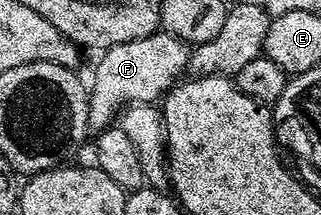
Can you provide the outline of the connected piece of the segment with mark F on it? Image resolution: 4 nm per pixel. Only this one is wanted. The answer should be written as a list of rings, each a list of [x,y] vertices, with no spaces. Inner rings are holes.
[[[160,30],[133,42],[114,44],[100,56],[103,57],[95,68],[95,81],[90,81],[89,103],[85,109],[87,124],[95,134],[112,127],[117,114],[128,104],[155,104],[180,79],[191,61],[191,48],[181,38]]]

